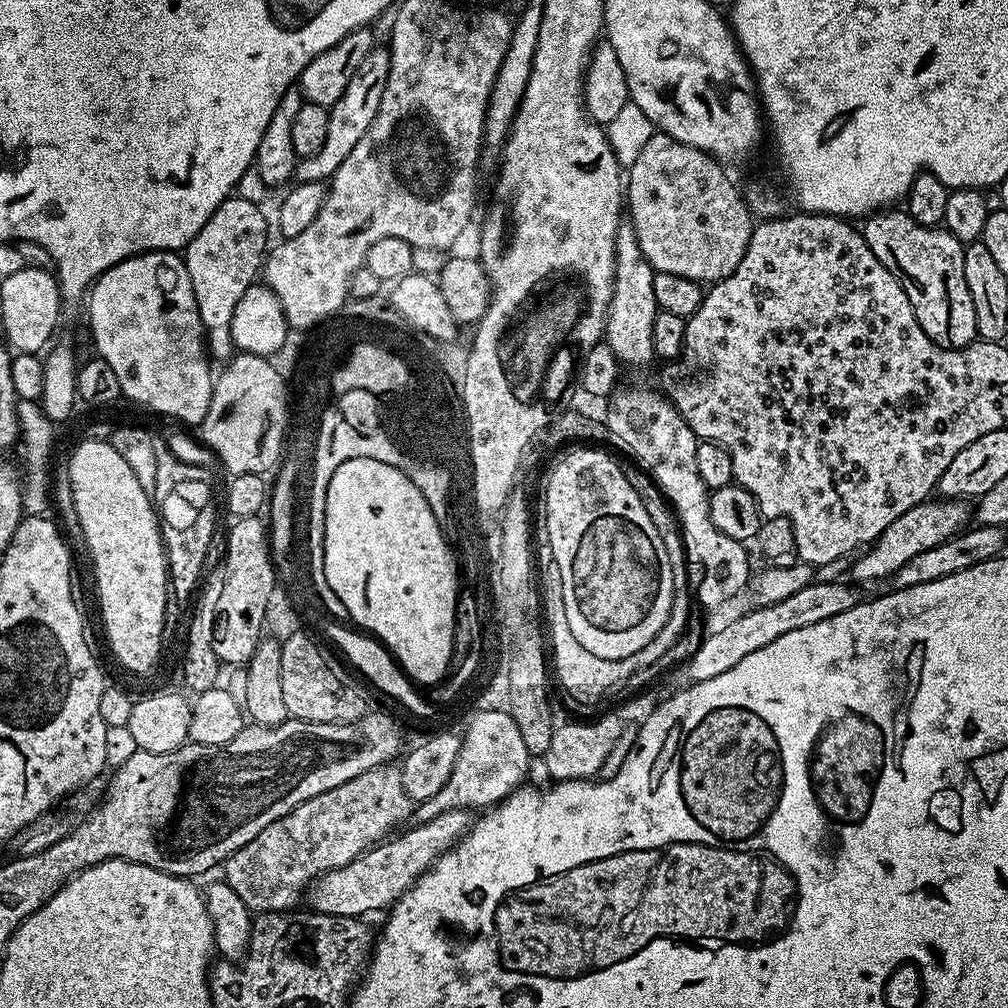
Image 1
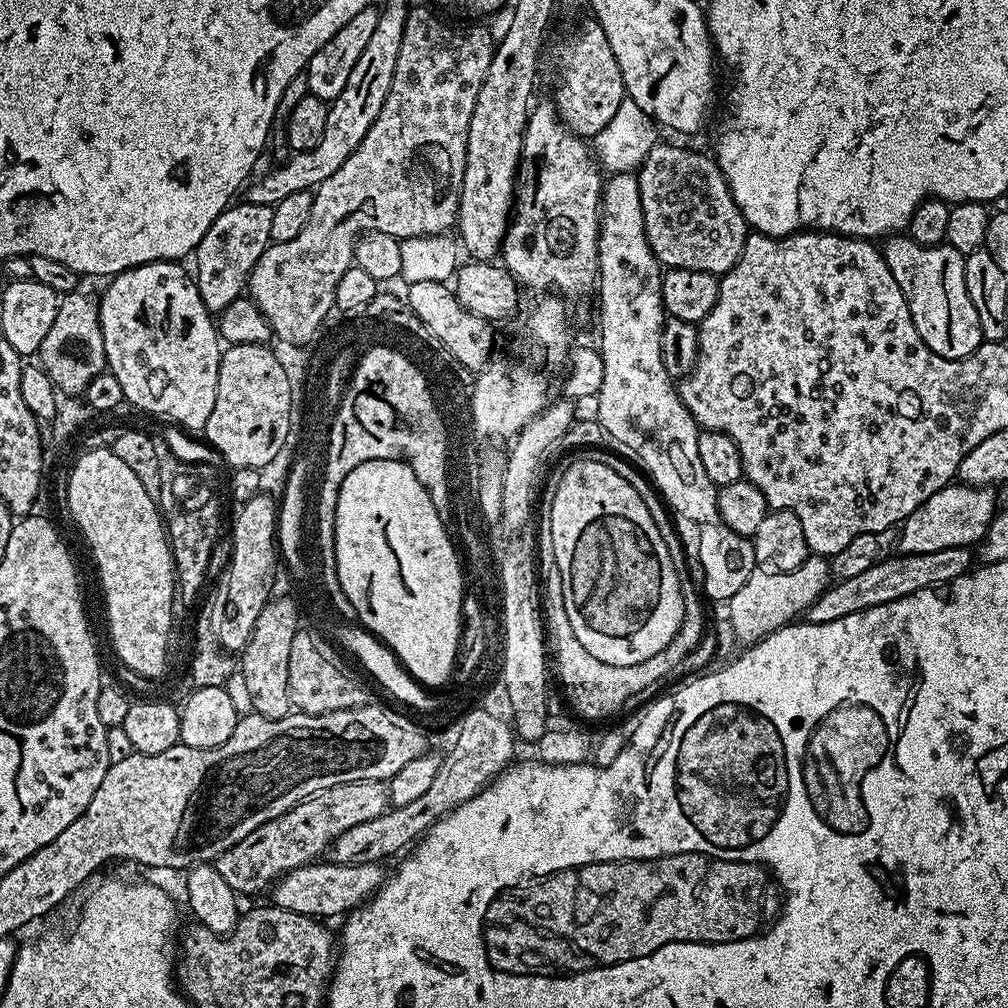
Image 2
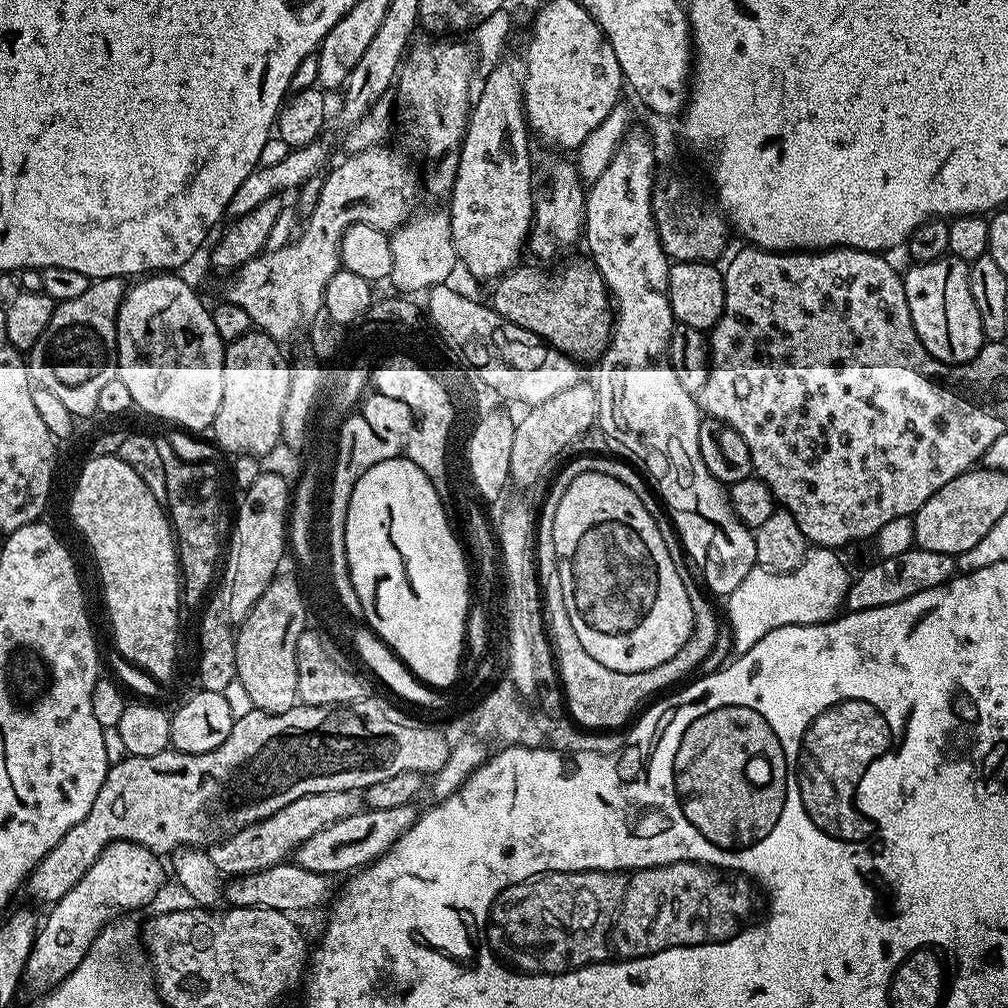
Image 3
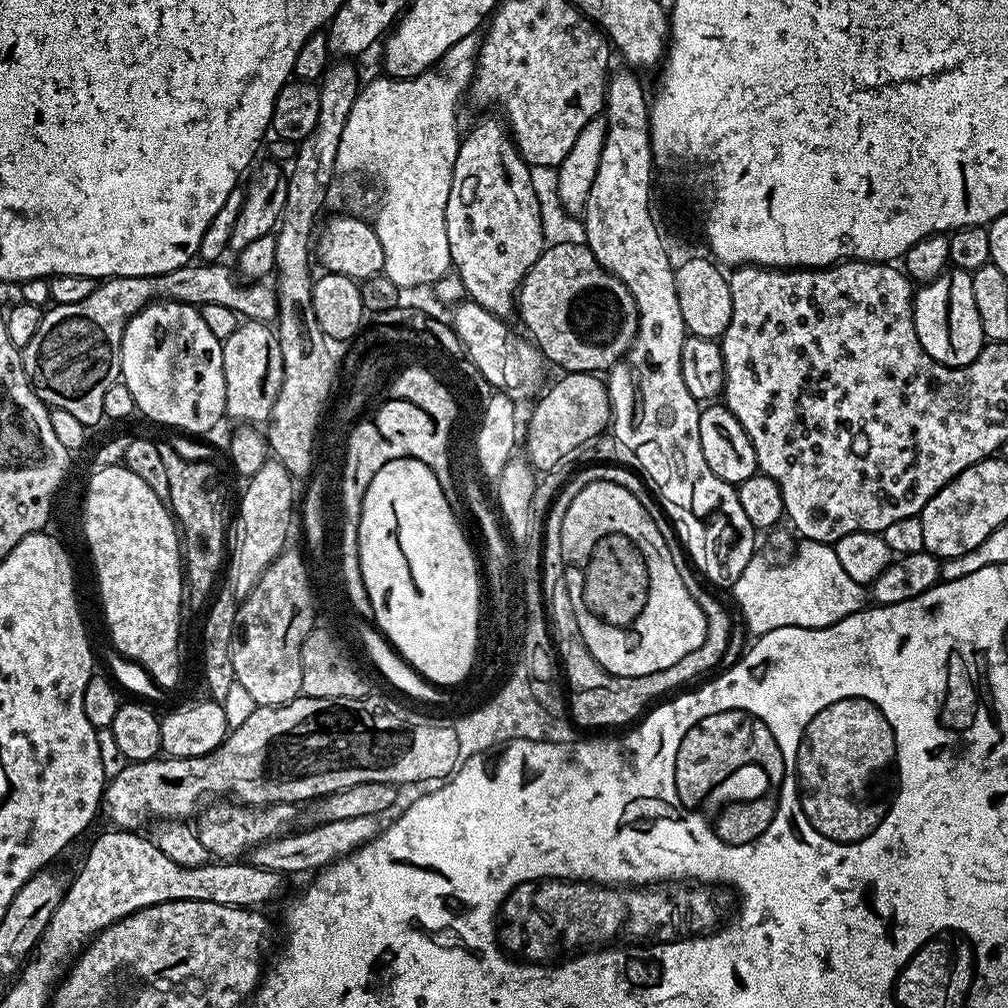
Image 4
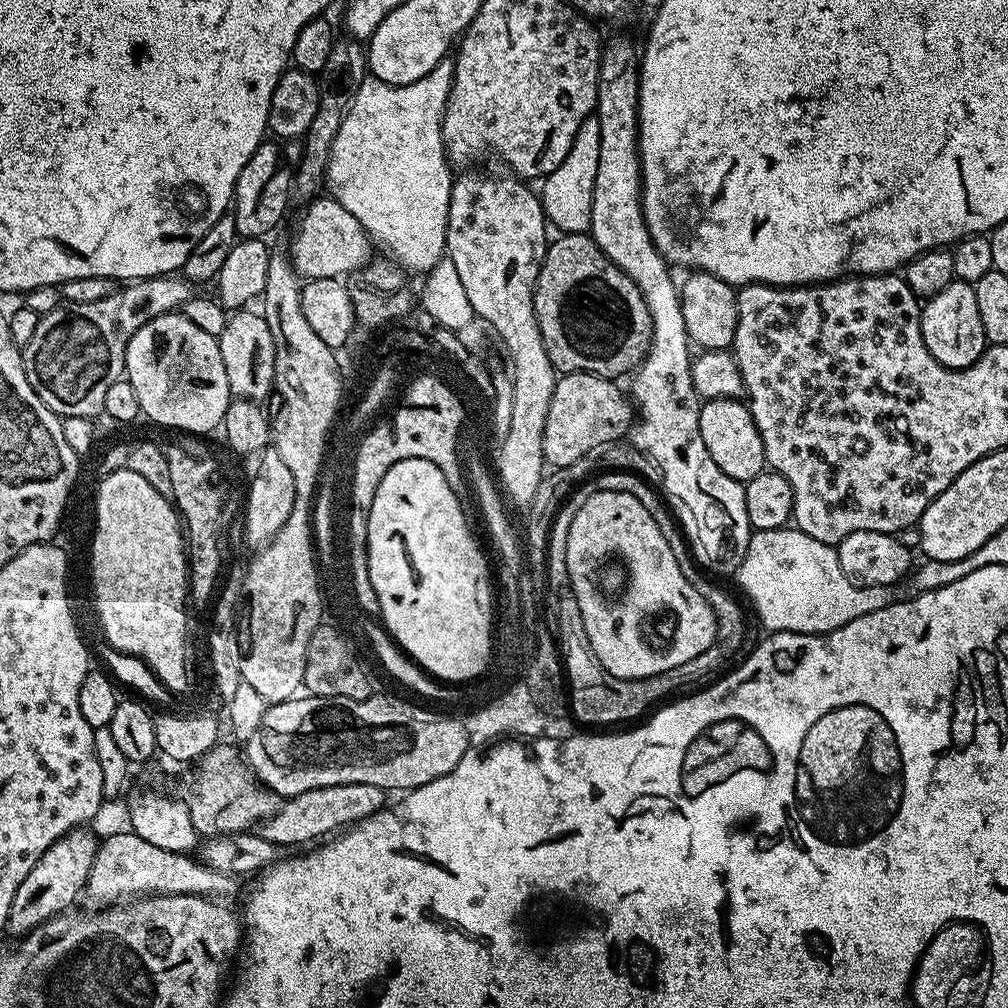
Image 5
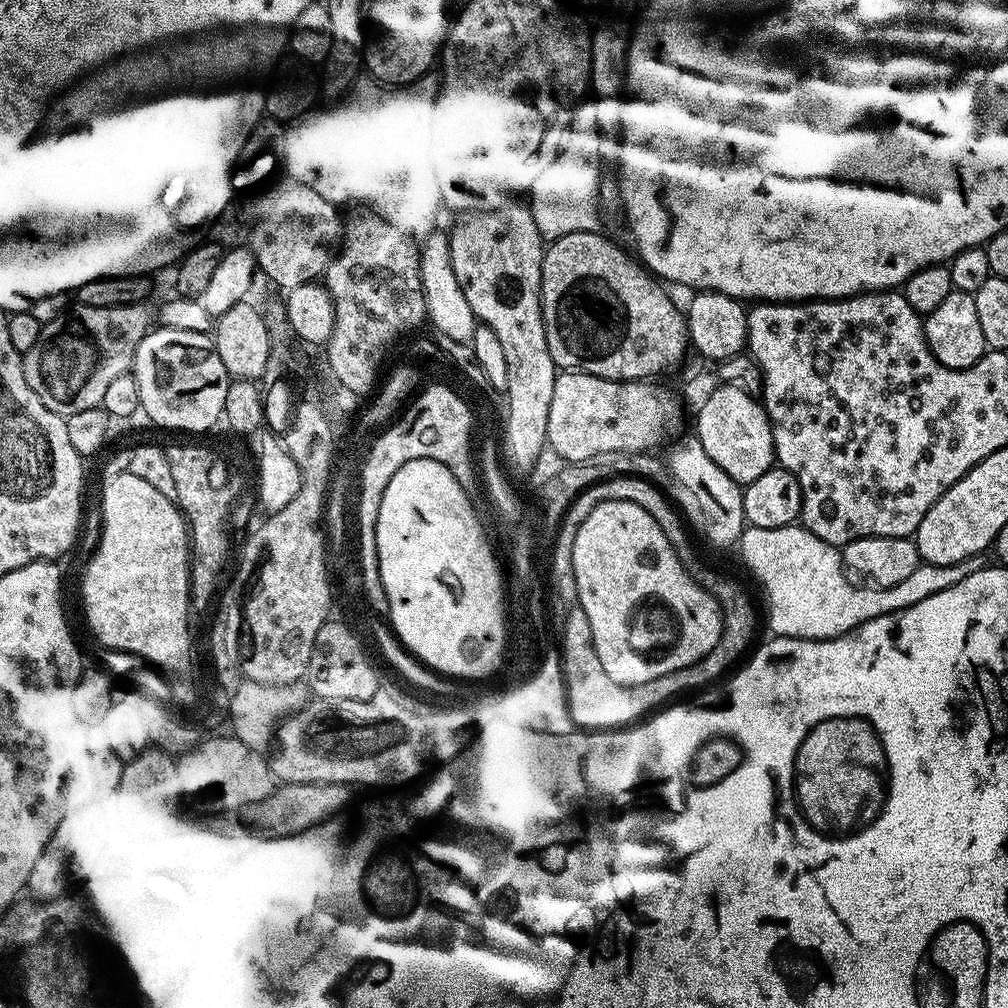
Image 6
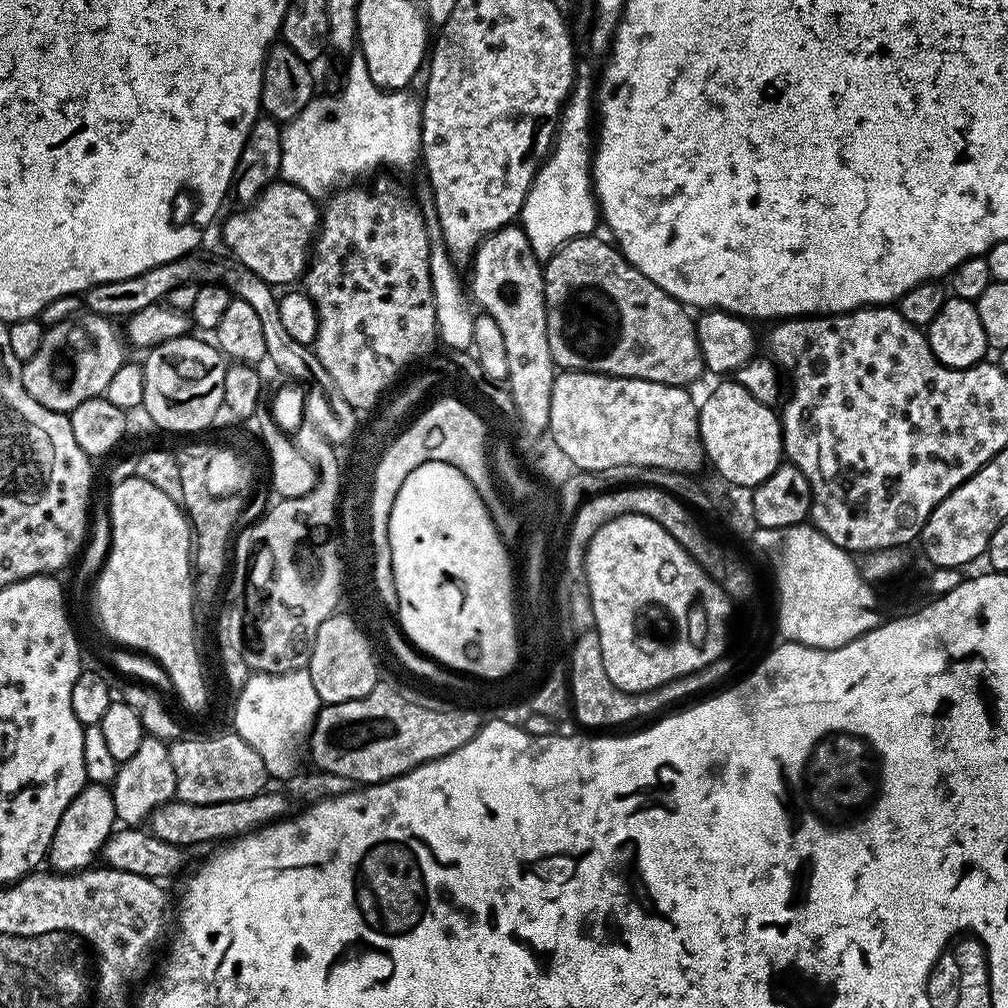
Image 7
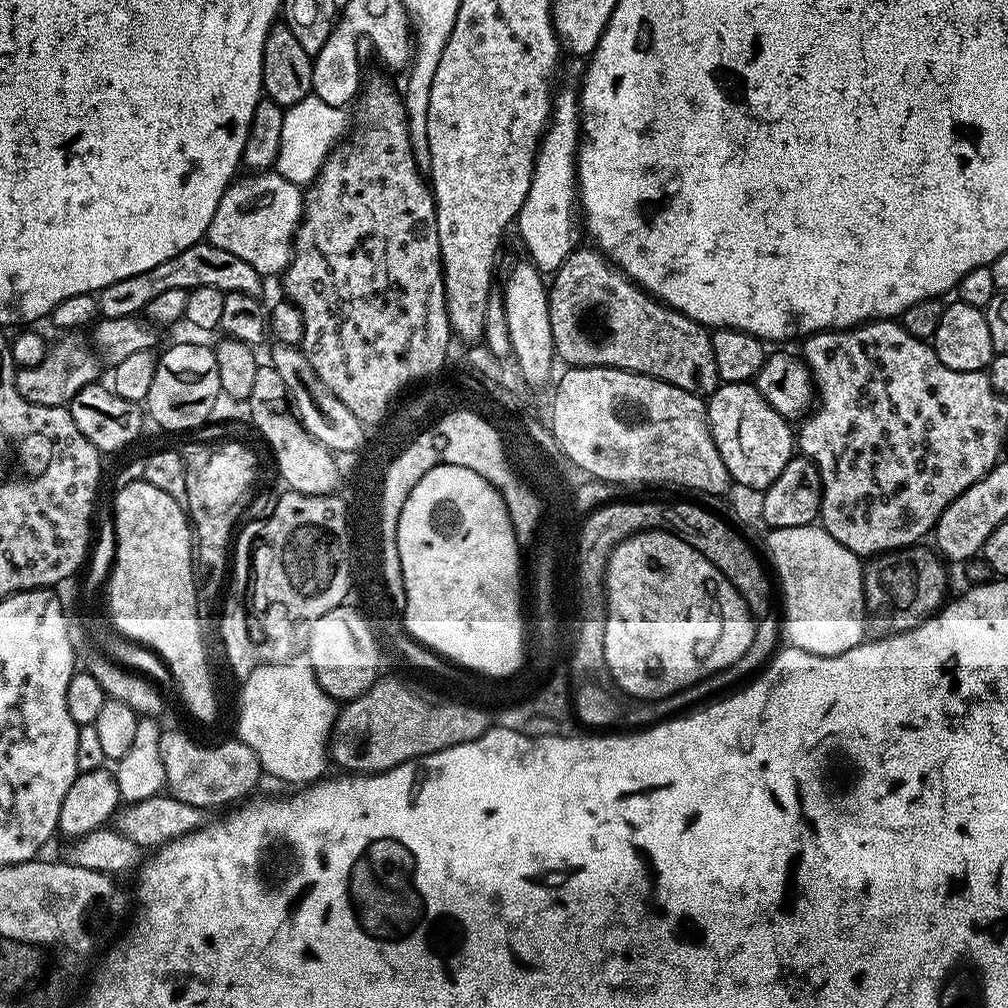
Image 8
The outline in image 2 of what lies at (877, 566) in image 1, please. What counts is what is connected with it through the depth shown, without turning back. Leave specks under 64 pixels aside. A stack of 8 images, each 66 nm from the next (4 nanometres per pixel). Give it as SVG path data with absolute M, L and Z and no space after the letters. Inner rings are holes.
M959 482L947 484L942 490L938 490L938 494L926 498L924 505L918 510L914 510L914 514L910 514L899 525L899 551L901 553L909 552L910 554L930 554L930 550L950 550L950 546L965 548L967 546L977 545L984 539L984 535L988 532L988 525L991 524L993 516L998 511L996 496L992 492L995 491L988 486L973 488L970 484L962 484Z

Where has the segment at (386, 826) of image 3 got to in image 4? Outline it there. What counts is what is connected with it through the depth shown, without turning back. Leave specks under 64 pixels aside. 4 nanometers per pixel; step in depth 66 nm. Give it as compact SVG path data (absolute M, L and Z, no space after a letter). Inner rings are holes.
M367 816L366 818L342 818L342 822L330 822L329 820L314 824L314 828L308 828L305 832L289 831L283 836L268 841L267 844L259 844L250 853L250 862L259 868L274 870L281 874L288 872L312 872L333 865L338 860L343 860L354 850L373 840L380 833L382 820L379 816Z

